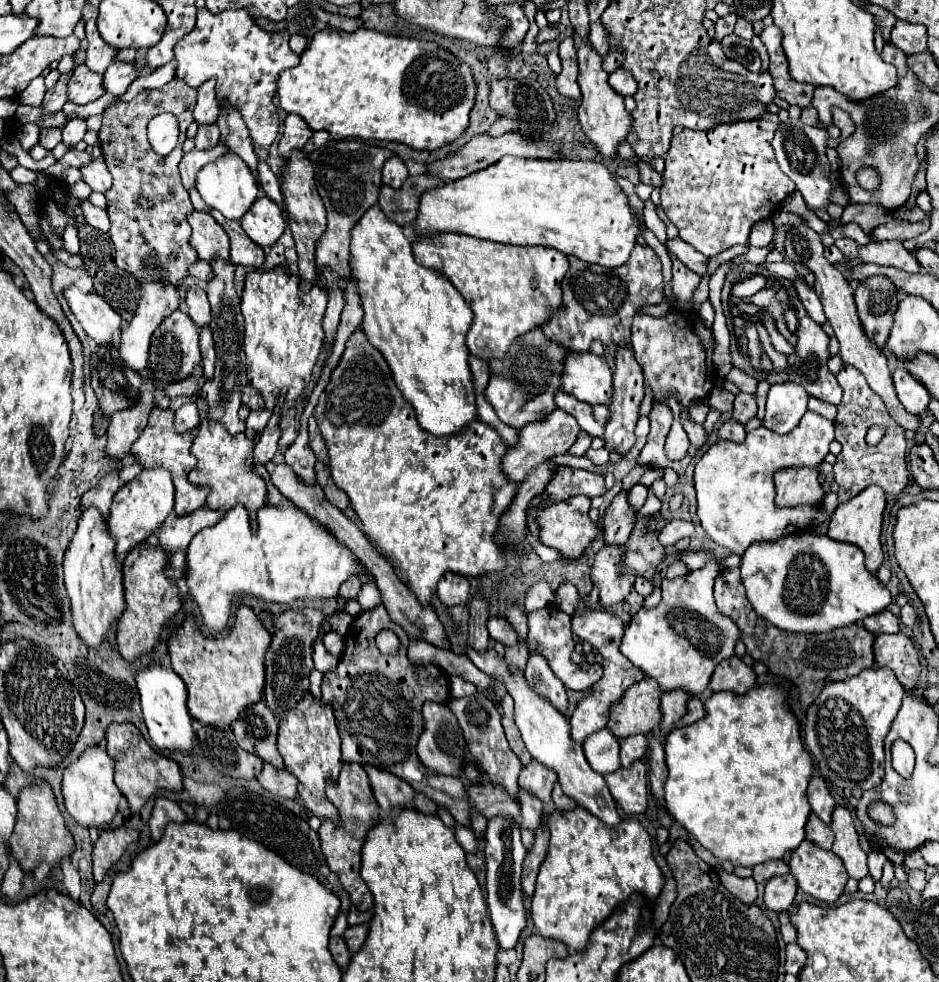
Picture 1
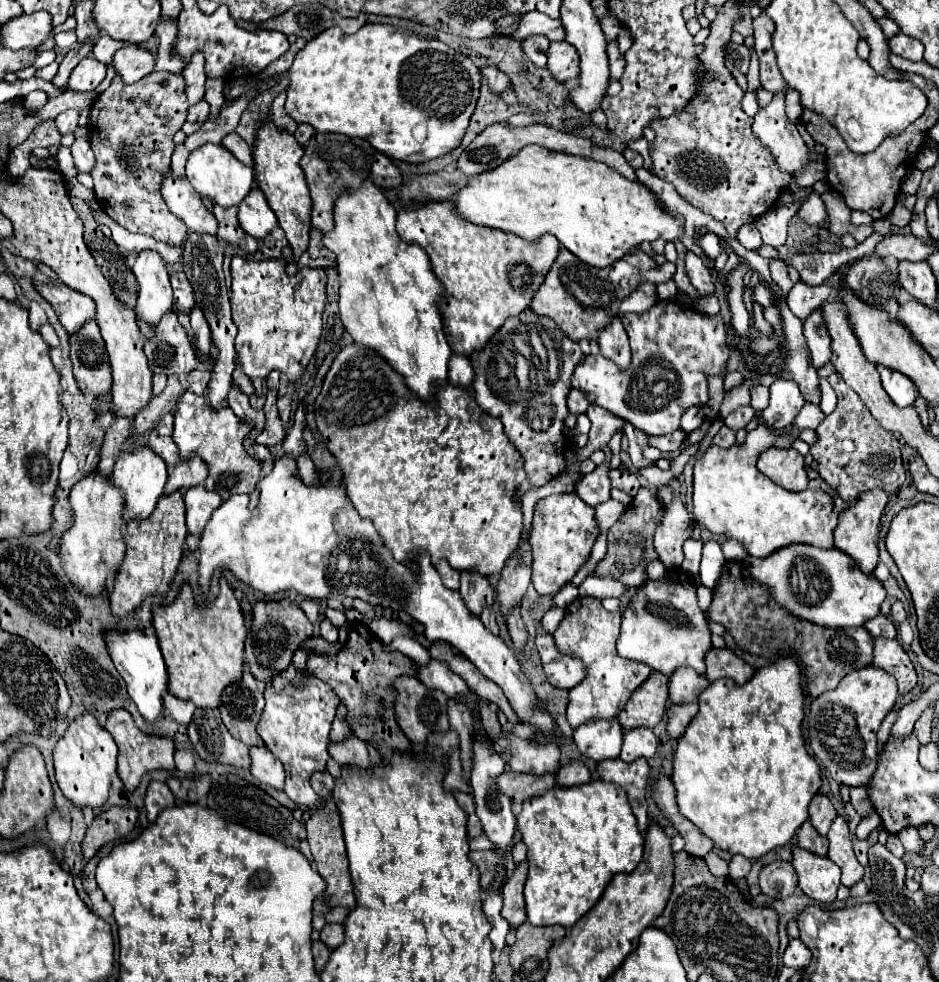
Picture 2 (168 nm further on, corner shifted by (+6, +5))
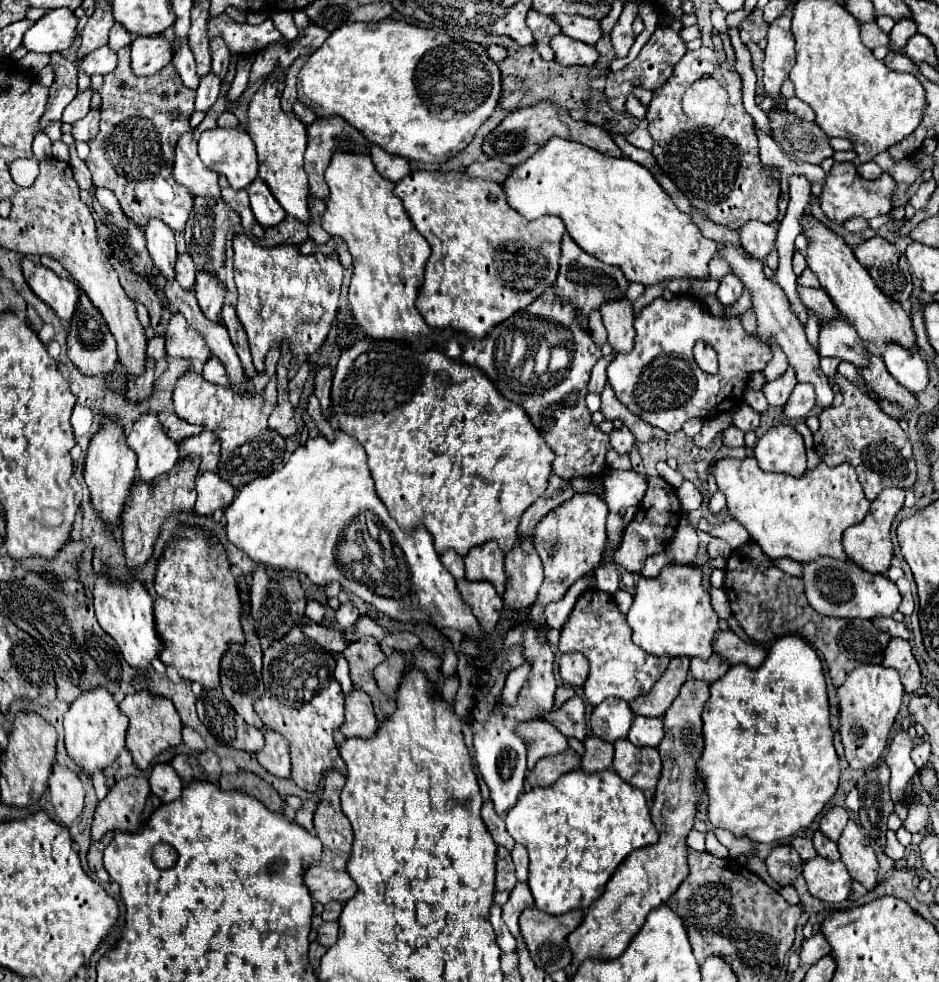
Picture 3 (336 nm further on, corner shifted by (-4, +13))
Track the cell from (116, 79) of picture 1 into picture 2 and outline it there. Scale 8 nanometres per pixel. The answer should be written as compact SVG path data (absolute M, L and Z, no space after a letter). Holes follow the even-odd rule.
M128 44L114 54L112 66L126 84L132 84L132 82L138 82L140 78L148 76L154 70L154 58L148 50L136 46L136 44Z

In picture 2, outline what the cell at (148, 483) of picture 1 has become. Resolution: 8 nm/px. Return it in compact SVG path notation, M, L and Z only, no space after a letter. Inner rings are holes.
M138 450L132 454L122 454L122 458L118 458L116 466L114 466L114 474L112 474L112 484L124 494L124 518L128 520L146 520L156 504L158 498L164 494L164 484L166 484L166 466L164 460L156 454L152 454L152 450Z

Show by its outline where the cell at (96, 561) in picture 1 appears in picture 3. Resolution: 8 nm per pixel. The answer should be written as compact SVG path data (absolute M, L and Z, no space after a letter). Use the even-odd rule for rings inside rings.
M104 416L100 430L92 436L88 452L86 452L86 466L84 466L84 480L90 488L94 510L100 514L100 518L110 526L118 526L118 518L124 510L124 502L130 494L130 488L136 480L136 454L126 442L124 428L118 420L112 420Z

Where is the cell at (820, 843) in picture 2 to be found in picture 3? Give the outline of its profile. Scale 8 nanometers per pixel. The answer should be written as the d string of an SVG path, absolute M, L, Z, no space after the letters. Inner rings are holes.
M816 832L814 838L812 838L812 842L814 842L814 848L816 848L818 856L822 856L822 858L826 858L826 860L832 860L832 862L840 858L838 846L836 846L834 842L830 842L822 832Z

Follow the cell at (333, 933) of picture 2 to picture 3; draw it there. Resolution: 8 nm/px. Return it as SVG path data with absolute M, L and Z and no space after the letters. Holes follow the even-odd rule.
M322 922L318 928L318 942L326 948L330 948L338 938L338 922Z

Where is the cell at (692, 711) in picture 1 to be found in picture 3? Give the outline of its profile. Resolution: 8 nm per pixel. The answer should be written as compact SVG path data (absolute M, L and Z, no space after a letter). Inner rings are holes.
M688 678L680 694L664 714L664 740L658 746L662 758L662 776L654 794L656 802L650 808L652 822L660 838L656 844L636 850L626 858L626 862L622 862L622 866L618 866L598 902L588 908L584 922L578 926L578 930L570 934L568 946L574 954L574 966L580 966L580 962L588 958L610 960L614 956L620 956L632 936L646 922L648 912L664 904L688 876L686 836L694 826L696 808L700 802L698 780L702 778L696 770L696 762L700 760L700 754L704 750L700 714L708 696L708 682Z

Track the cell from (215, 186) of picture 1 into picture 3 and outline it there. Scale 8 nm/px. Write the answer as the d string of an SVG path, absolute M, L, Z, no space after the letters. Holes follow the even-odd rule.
M216 126L212 130L204 130L198 140L198 154L200 154L200 160L206 166L210 166L210 170L224 174L234 190L242 190L242 188L250 186L250 182L258 176L258 160L256 160L254 142L244 128Z

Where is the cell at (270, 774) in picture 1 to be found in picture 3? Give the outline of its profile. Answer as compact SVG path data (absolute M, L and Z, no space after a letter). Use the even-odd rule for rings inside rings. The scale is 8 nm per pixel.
M272 730L264 732L266 736L266 744L262 750L256 752L258 762L274 776L280 778L290 778L290 748L288 748L288 740Z

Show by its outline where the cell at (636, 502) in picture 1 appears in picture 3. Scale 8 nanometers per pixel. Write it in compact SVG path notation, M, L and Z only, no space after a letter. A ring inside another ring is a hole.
M610 470L604 478L606 484L606 504L610 508L608 516L620 518L622 508L638 506L644 498L646 476L634 470Z

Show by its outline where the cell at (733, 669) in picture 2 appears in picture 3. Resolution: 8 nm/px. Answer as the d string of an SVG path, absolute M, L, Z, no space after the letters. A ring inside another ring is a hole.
M718 630L714 634L712 646L714 646L714 652L726 658L730 664L748 664L756 668L766 658L766 650L762 646L740 640L732 630Z

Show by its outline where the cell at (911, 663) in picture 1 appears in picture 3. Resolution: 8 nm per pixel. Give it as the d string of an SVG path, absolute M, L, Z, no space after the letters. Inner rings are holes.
M892 638L882 660L884 668L894 668L900 674L900 680L904 684L906 692L916 692L920 688L920 668L916 658L912 656L912 648L906 640Z

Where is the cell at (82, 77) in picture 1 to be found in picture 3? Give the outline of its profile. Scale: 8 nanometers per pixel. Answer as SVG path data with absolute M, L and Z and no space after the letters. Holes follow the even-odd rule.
M102 46L102 48L96 48L94 52L90 52L82 62L80 62L80 68L88 74L88 76L94 76L94 74L108 74L116 68L116 52L112 52L108 46Z

